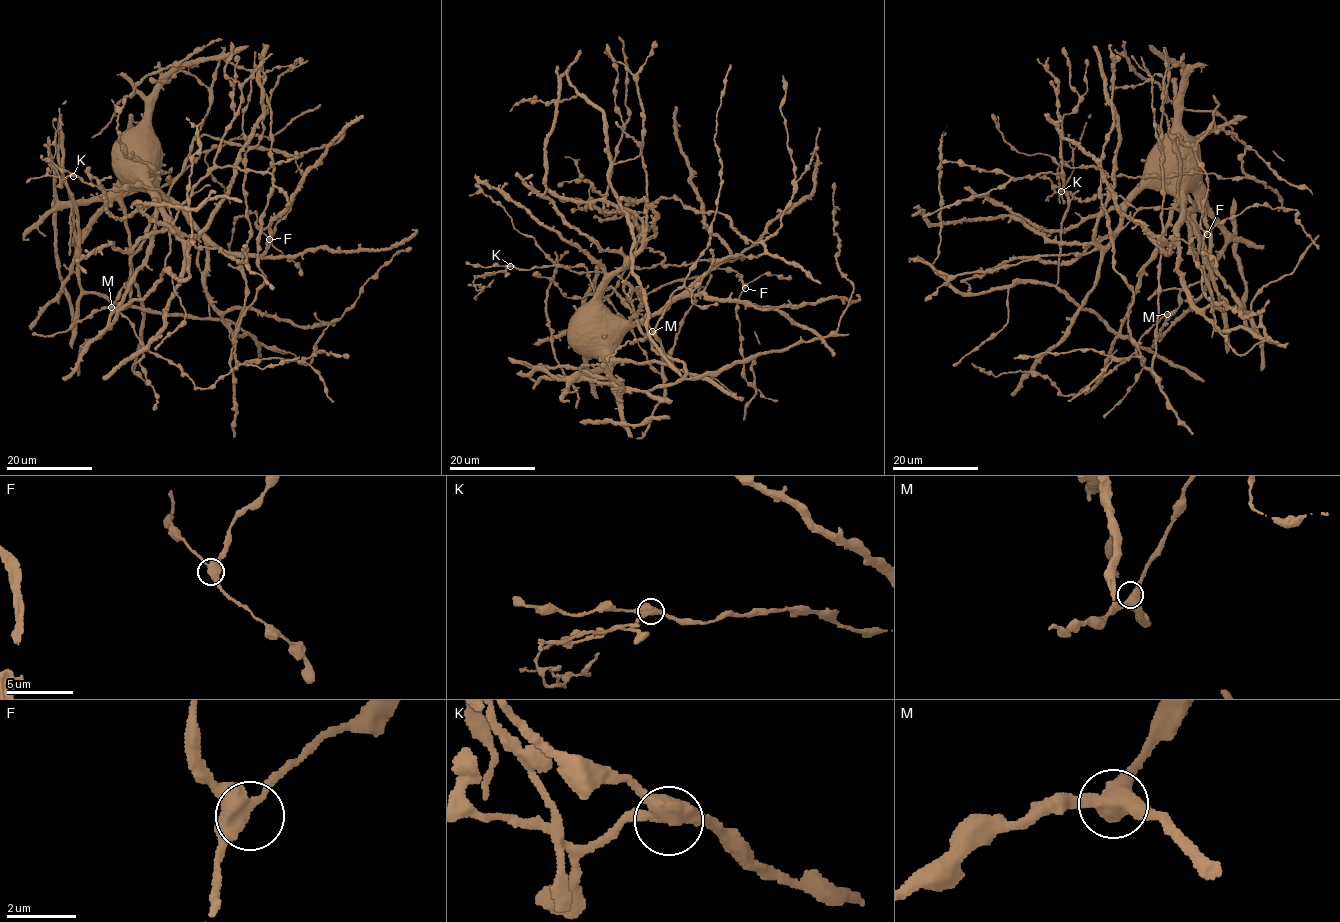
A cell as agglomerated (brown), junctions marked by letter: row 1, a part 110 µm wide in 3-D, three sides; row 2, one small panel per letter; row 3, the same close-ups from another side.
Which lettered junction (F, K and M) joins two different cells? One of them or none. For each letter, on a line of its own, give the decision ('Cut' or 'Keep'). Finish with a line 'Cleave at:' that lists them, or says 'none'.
F: Keep
K: Cut
M: Keep
Cleave at: K

